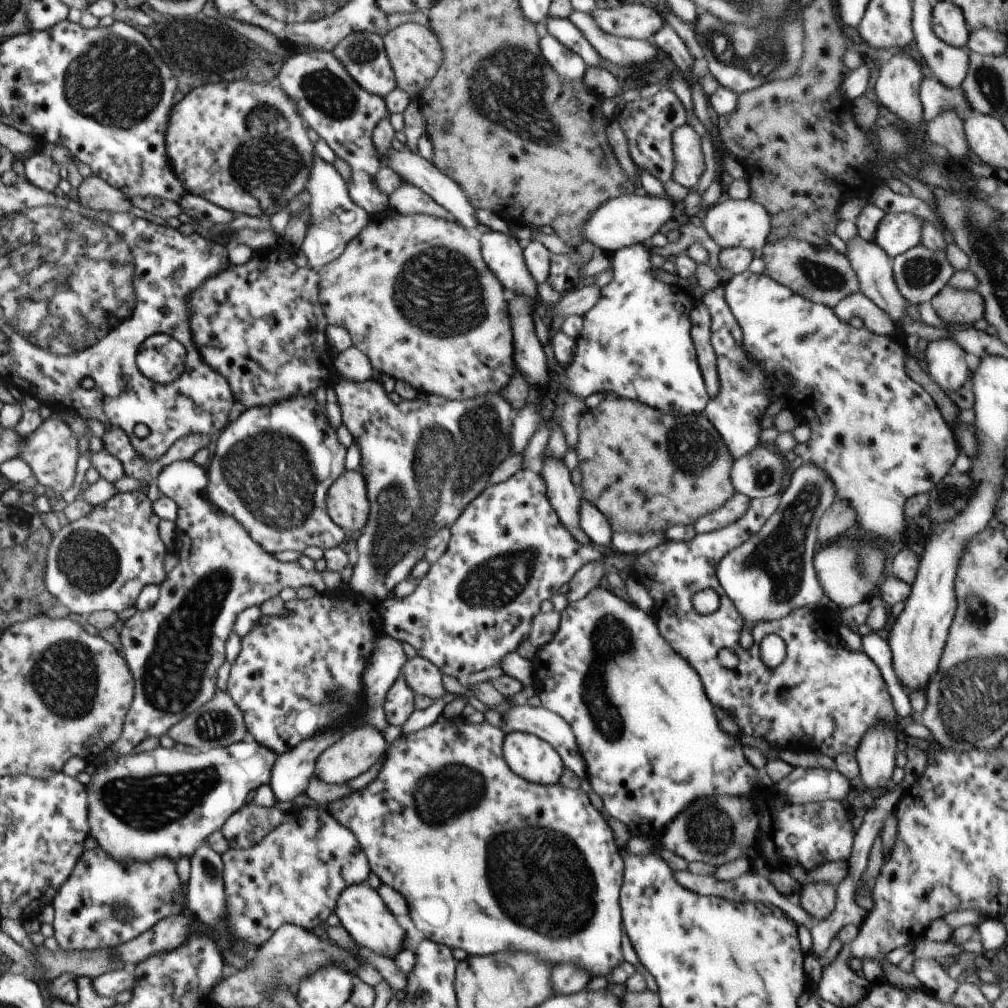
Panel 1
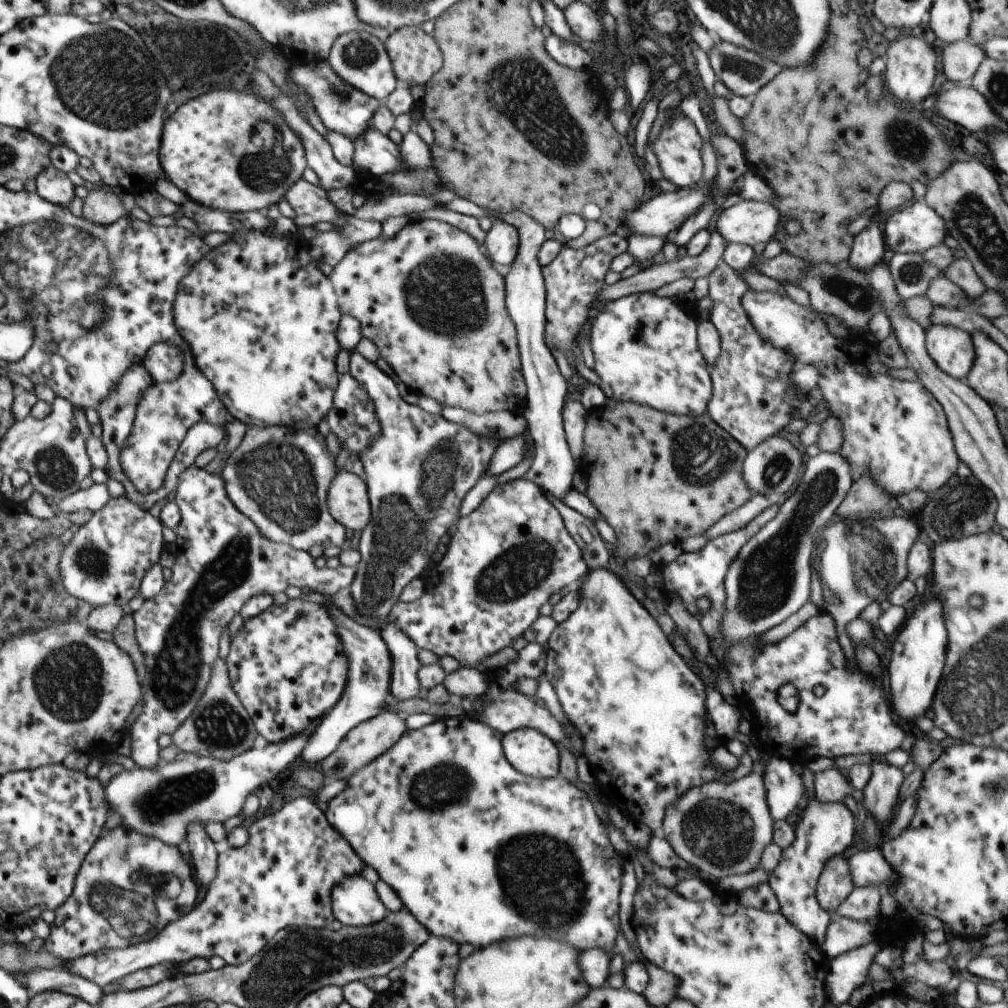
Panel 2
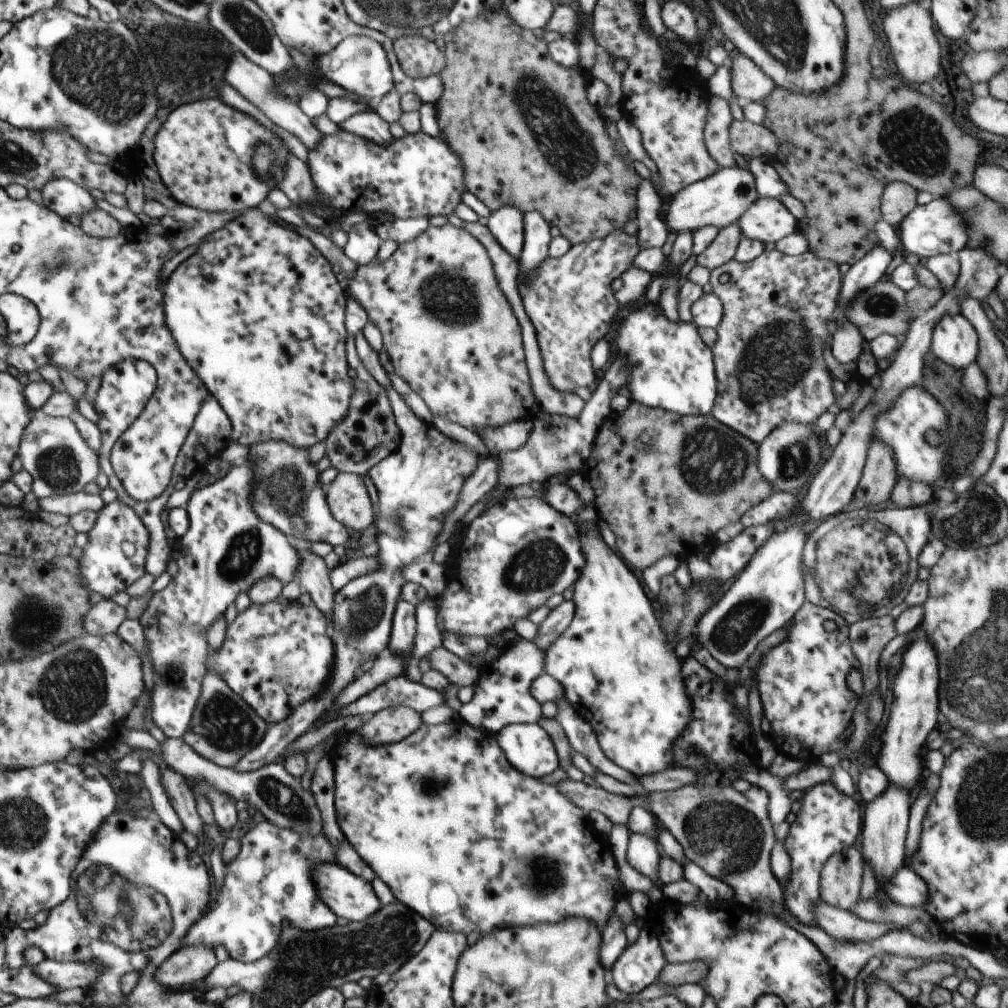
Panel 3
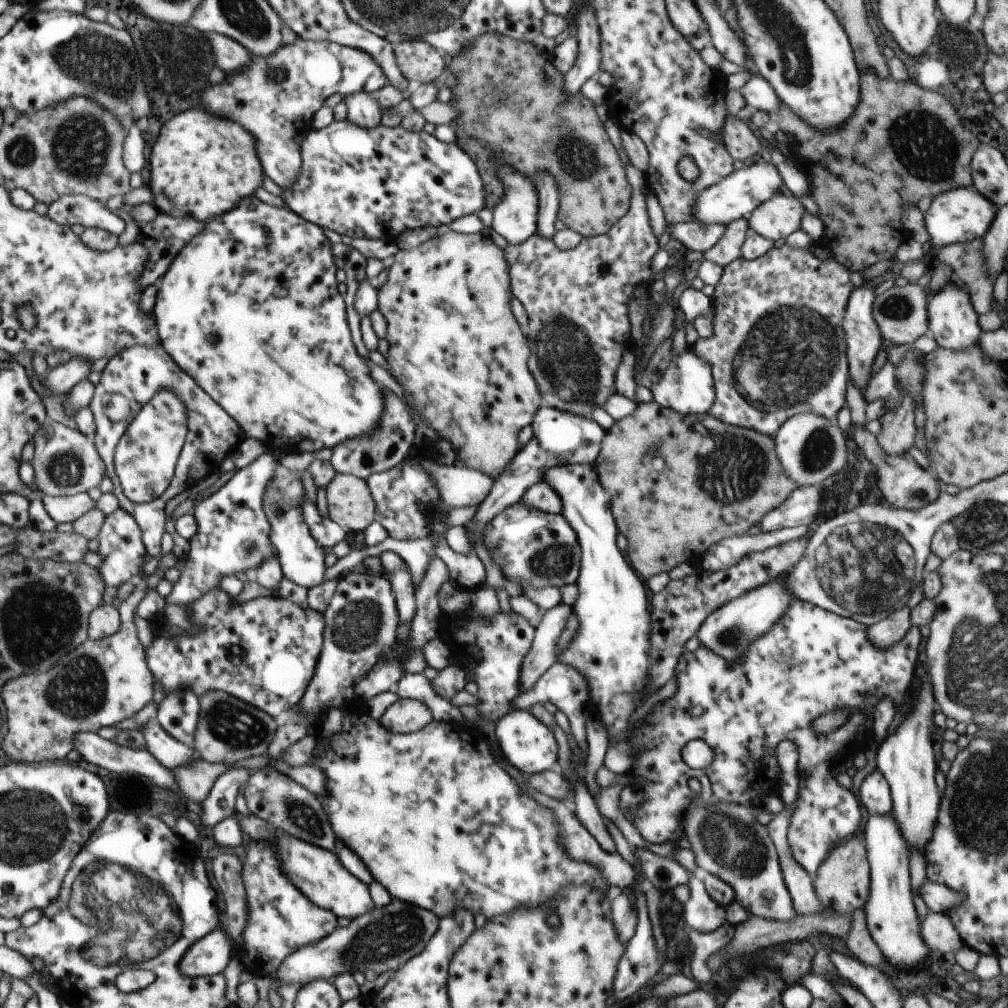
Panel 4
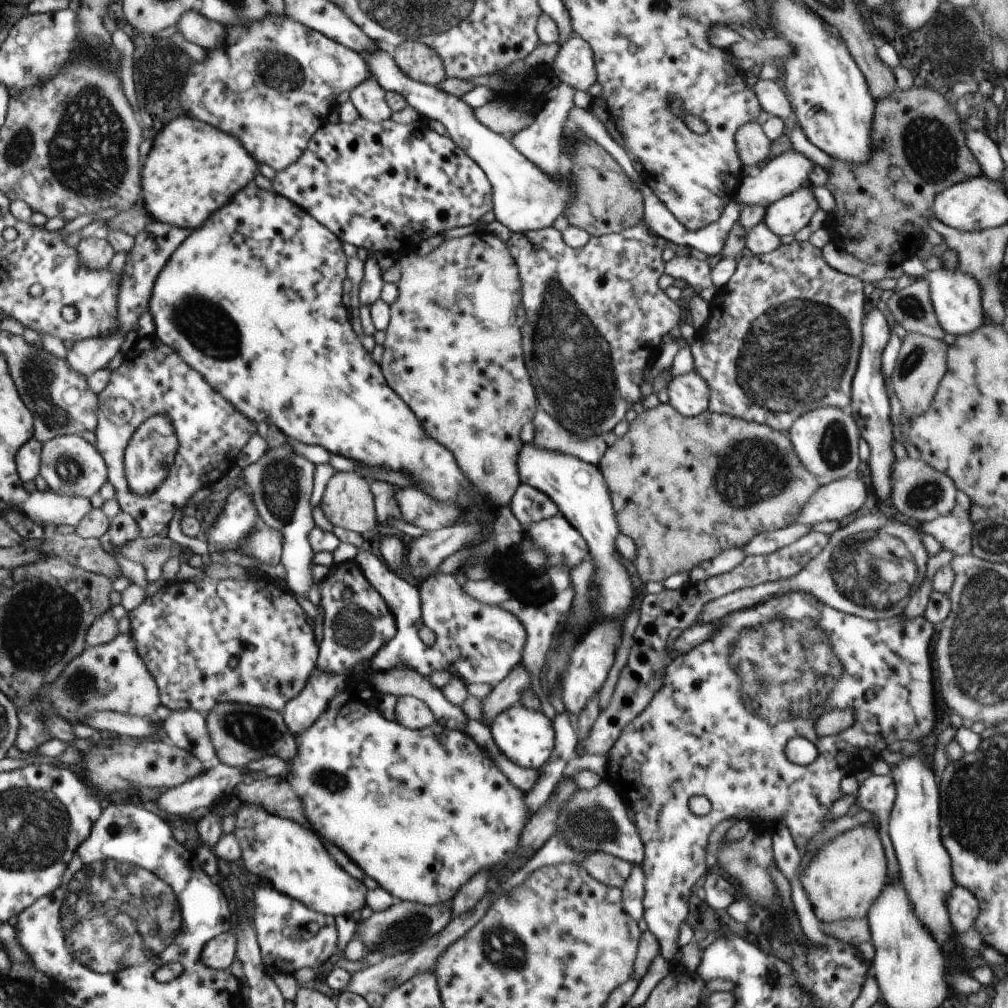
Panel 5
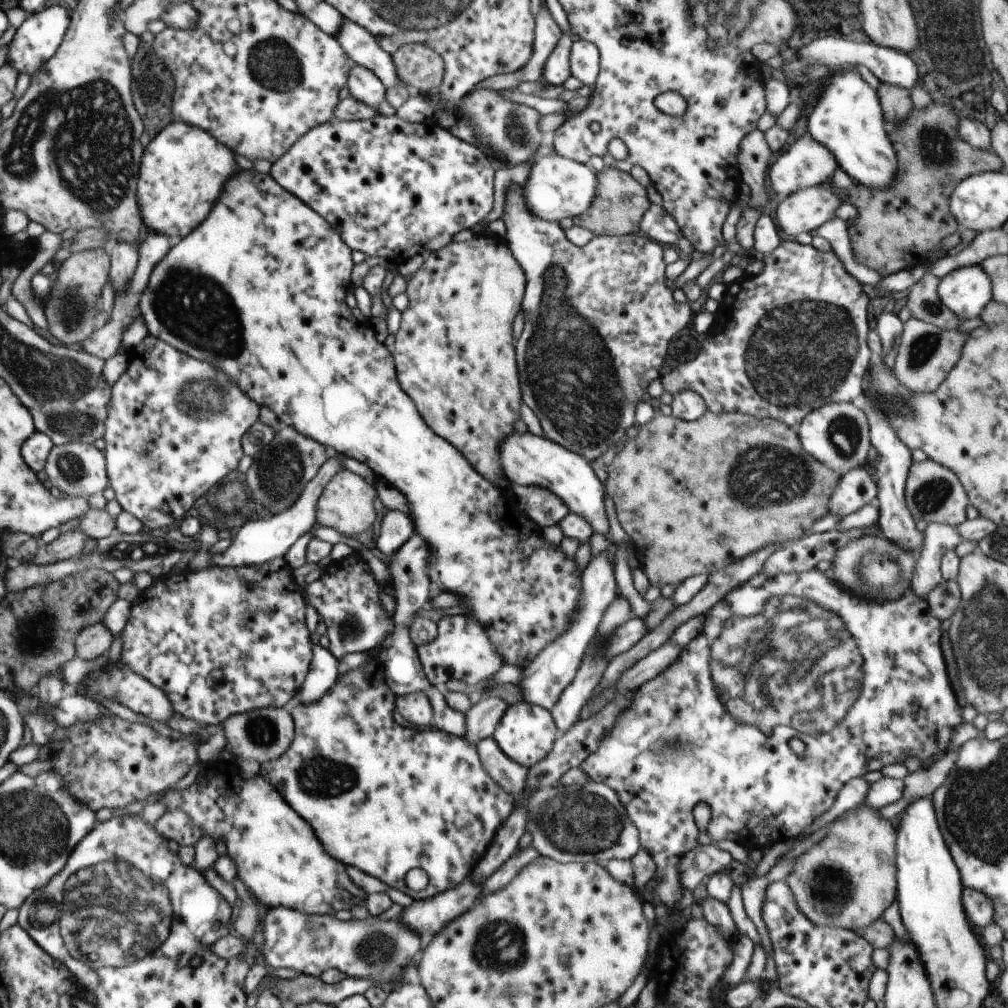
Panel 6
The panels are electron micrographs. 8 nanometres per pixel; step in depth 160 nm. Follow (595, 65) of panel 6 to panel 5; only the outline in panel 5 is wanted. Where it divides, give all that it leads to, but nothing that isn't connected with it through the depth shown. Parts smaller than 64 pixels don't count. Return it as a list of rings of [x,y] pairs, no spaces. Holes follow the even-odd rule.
[[[578,35],[560,46],[553,61],[553,72],[562,84],[587,92],[597,82],[594,55],[591,46]]]

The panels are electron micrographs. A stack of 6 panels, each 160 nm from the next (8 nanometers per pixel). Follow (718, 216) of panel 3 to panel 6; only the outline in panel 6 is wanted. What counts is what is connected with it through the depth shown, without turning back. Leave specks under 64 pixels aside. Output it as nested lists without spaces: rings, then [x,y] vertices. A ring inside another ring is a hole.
[[[800,136],[789,148],[781,152],[779,158],[772,164],[768,176],[772,188],[780,198],[794,194],[797,190],[818,185],[829,185],[839,164],[834,155],[821,142],[810,136]]]

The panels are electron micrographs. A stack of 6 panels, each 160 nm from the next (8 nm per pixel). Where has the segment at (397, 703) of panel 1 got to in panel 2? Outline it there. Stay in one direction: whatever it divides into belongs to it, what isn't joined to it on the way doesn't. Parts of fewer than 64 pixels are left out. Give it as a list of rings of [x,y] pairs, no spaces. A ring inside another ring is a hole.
[[[392,621],[384,624],[379,633],[392,659],[389,688],[391,701],[418,697],[421,686],[418,671],[421,665],[418,661],[416,643]]]

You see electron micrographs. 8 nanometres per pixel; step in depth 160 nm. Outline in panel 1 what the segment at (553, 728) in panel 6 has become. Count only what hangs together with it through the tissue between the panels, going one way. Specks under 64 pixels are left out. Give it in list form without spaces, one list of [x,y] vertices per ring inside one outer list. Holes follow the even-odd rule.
[[[514,731],[505,735],[503,755],[514,774],[541,785],[558,783],[565,769],[552,745],[532,733]]]

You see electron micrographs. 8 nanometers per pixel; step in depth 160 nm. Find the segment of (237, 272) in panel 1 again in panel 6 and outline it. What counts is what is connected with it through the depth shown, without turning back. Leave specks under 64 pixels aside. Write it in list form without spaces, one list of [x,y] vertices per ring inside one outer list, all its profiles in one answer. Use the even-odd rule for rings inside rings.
[[[238,169],[235,175],[232,175],[226,184],[224,184],[224,190],[220,193],[220,206],[216,206],[216,210],[212,210],[212,218],[208,218],[208,222],[204,221],[202,225],[198,226],[192,233],[188,233],[188,236],[182,237],[176,240],[172,246],[172,248],[158,261],[158,264],[155,264],[155,267],[152,269],[152,274],[150,275],[148,284],[146,288],[143,290],[139,300],[139,312],[142,317],[142,321],[147,326],[149,330],[149,334],[155,336],[156,338],[164,339],[164,342],[171,344],[173,347],[176,347],[176,350],[183,351],[194,358],[209,362],[218,368],[221,368],[221,372],[225,374],[226,377],[229,378],[230,381],[234,381],[241,389],[242,392],[245,392],[253,401],[256,401],[258,406],[267,406],[276,414],[277,418],[282,421],[284,424],[288,426],[292,426],[295,428],[301,435],[313,438],[318,442],[321,442],[328,450],[331,450],[336,453],[342,454],[344,457],[348,457],[351,459],[359,460],[363,462],[366,466],[369,466],[376,474],[377,478],[383,480],[384,482],[396,487],[402,494],[406,497],[409,512],[411,513],[411,518],[413,520],[415,526],[415,532],[418,533],[429,546],[429,552],[431,555],[429,556],[427,573],[430,579],[431,584],[435,584],[442,592],[447,592],[453,595],[456,595],[459,598],[459,602],[466,606],[467,614],[475,618],[485,629],[492,646],[495,648],[497,655],[503,660],[504,664],[512,664],[512,666],[517,666],[522,669],[528,666],[549,644],[552,644],[556,639],[559,639],[566,630],[569,629],[571,625],[571,621],[577,616],[579,612],[579,605],[581,604],[582,598],[582,589],[581,589],[581,576],[579,573],[579,566],[575,561],[574,557],[566,557],[564,552],[562,551],[562,547],[560,545],[554,545],[548,543],[544,540],[542,536],[542,532],[540,526],[537,524],[532,524],[530,522],[530,518],[526,520],[526,524],[524,526],[514,526],[512,522],[514,520],[510,520],[508,518],[508,510],[506,510],[506,500],[504,500],[504,496],[500,494],[500,487],[493,482],[490,482],[488,479],[485,479],[475,468],[469,464],[466,457],[459,452],[459,450],[452,446],[447,440],[444,440],[441,436],[438,436],[426,423],[425,420],[421,418],[421,414],[418,412],[414,401],[402,390],[402,387],[399,385],[397,379],[397,372],[395,369],[395,362],[393,360],[392,353],[388,351],[388,348],[384,345],[384,343],[378,342],[374,332],[371,331],[371,326],[368,323],[360,323],[354,315],[352,315],[351,308],[346,305],[346,294],[348,289],[352,285],[352,281],[350,281],[350,274],[352,272],[352,267],[355,264],[352,262],[352,249],[343,241],[343,238],[329,225],[329,222],[320,216],[311,206],[308,206],[305,202],[302,202],[300,198],[294,196],[292,193],[289,193],[286,189],[283,189],[278,183],[276,183],[270,175],[262,175],[258,172],[250,172],[249,170],[241,170]],[[528,530],[532,530],[532,532],[536,532],[536,548],[532,548],[532,554],[534,554],[534,568],[540,568],[538,572],[534,572],[534,576],[532,576],[532,572],[530,572],[530,562],[526,560],[526,558],[530,558],[530,554],[528,554],[528,546],[526,546],[526,542],[528,542]]]

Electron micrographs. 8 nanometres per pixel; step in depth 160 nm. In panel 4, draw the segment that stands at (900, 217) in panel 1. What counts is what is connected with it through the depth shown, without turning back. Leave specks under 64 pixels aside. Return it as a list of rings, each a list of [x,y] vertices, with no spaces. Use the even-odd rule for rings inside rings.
[[[960,187],[936,195],[926,216],[923,216],[931,236],[931,242],[928,245],[940,249],[946,245],[982,238],[989,231],[999,208],[983,194],[974,192],[968,187]]]

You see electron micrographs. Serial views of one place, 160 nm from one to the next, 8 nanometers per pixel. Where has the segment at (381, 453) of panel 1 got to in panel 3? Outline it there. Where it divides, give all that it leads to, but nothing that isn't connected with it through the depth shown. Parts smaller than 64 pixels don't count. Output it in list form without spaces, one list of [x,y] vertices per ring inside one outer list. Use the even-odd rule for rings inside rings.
[[[363,330],[356,334],[355,345],[367,371],[386,389],[397,427],[401,432],[400,446],[366,473],[375,486],[376,496],[379,497],[379,533],[376,542],[379,546],[377,557],[381,568],[372,574],[351,580],[339,591],[335,591],[327,628],[327,634],[335,648],[335,661],[327,684],[315,697],[296,707],[288,718],[267,728],[260,744],[235,764],[234,768],[241,773],[249,773],[274,761],[280,761],[286,749],[299,736],[314,729],[314,724],[325,712],[328,713],[333,708],[334,701],[342,689],[387,650],[395,606],[405,586],[401,570],[417,558],[432,553],[443,522],[458,500],[464,480],[480,462],[479,453],[448,438],[433,424],[425,423],[414,415],[402,396],[392,387],[387,372],[380,365],[379,352],[368,344]]]

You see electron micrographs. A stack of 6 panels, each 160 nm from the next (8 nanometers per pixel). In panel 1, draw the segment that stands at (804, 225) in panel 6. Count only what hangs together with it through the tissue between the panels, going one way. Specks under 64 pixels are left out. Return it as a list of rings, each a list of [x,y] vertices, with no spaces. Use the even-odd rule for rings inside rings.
[[[728,198],[724,202],[711,206],[704,216],[704,228],[722,249],[744,247],[754,250],[755,255],[759,255],[762,247],[772,236],[770,213],[764,205],[750,198],[744,200]]]

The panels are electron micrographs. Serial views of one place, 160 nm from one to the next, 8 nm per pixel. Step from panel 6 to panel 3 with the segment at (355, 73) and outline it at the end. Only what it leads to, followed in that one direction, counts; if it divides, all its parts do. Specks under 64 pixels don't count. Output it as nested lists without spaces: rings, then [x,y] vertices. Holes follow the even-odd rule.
[[[356,111],[356,114],[347,118],[339,128],[365,138],[367,141],[385,145],[394,139],[389,125],[376,111]]]

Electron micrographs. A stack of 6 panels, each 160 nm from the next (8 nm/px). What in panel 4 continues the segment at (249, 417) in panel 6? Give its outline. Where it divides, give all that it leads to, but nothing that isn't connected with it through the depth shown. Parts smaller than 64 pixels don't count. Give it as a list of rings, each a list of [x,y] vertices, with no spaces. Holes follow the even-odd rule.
[[[162,344],[153,347],[144,345],[133,346],[131,349],[123,350],[122,353],[116,354],[110,358],[106,368],[101,372],[100,382],[95,386],[95,393],[90,401],[89,407],[94,411],[96,432],[93,439],[95,446],[98,448],[99,454],[103,457],[103,461],[107,465],[106,476],[113,482],[113,493],[119,500],[119,506],[125,511],[129,511],[142,528],[142,537],[144,546],[147,547],[147,554],[151,558],[156,558],[160,554],[160,538],[164,534],[164,522],[166,522],[166,514],[164,514],[164,506],[168,500],[172,500],[174,496],[178,496],[180,492],[188,490],[190,486],[196,486],[202,478],[206,478],[210,472],[214,472],[216,468],[221,468],[222,452],[224,458],[228,457],[237,446],[246,438],[240,425],[187,373],[184,371],[171,354]],[[170,386],[175,391],[176,395],[183,400],[187,416],[188,434],[185,438],[182,450],[180,451],[175,473],[170,481],[170,486],[154,500],[147,503],[132,502],[123,491],[119,475],[115,473],[115,450],[118,448],[119,440],[126,435],[128,425],[131,424],[134,417],[142,410],[142,407],[151,401],[151,398],[163,389],[168,389]]]

